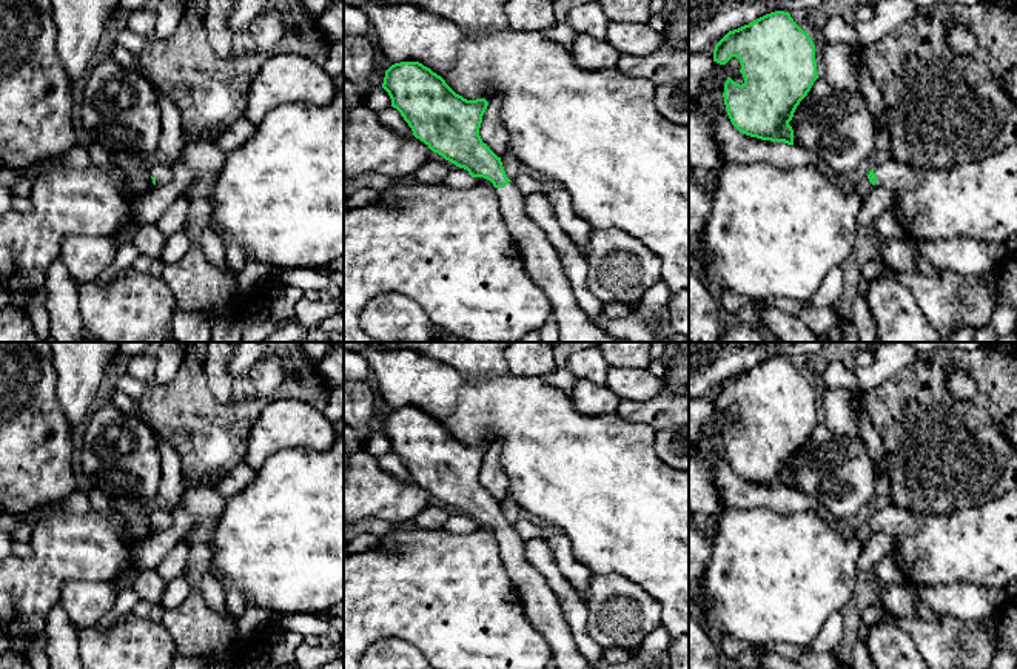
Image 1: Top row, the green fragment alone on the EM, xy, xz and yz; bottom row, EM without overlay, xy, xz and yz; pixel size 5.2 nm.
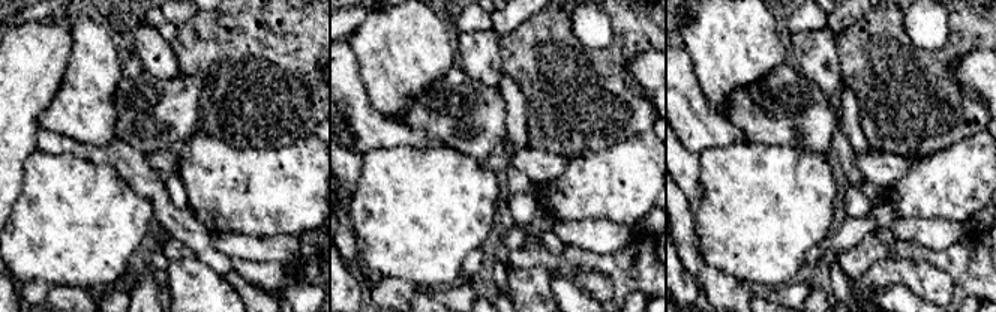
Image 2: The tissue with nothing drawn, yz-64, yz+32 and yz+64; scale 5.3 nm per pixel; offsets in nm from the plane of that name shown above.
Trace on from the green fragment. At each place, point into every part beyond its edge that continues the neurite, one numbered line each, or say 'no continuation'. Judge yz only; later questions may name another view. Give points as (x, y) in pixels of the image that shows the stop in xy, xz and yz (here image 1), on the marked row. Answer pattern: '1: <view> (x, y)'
1: yz (892, 174)

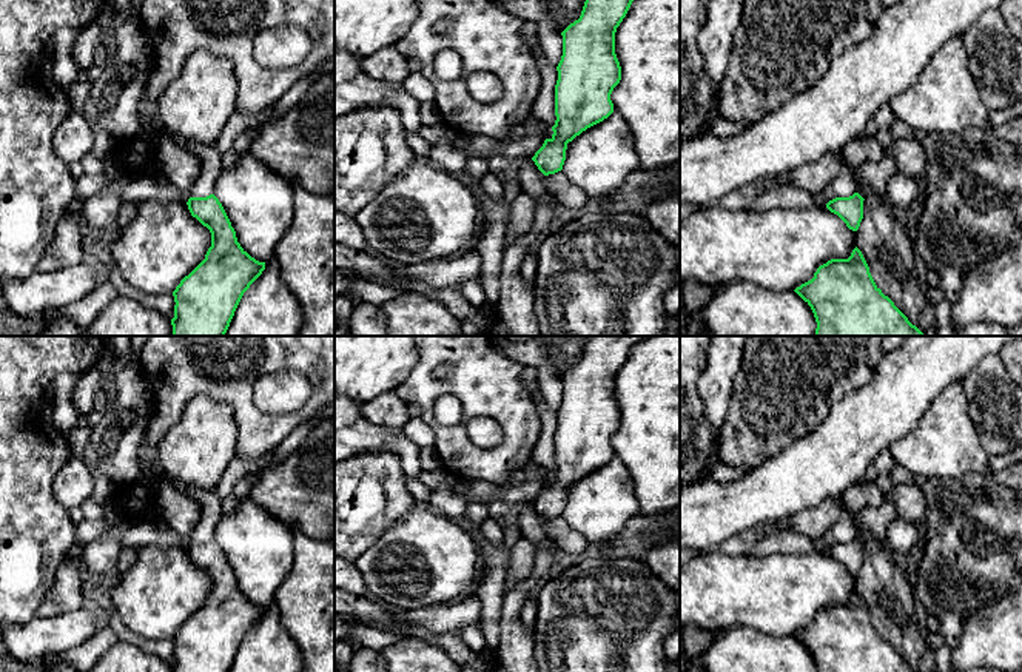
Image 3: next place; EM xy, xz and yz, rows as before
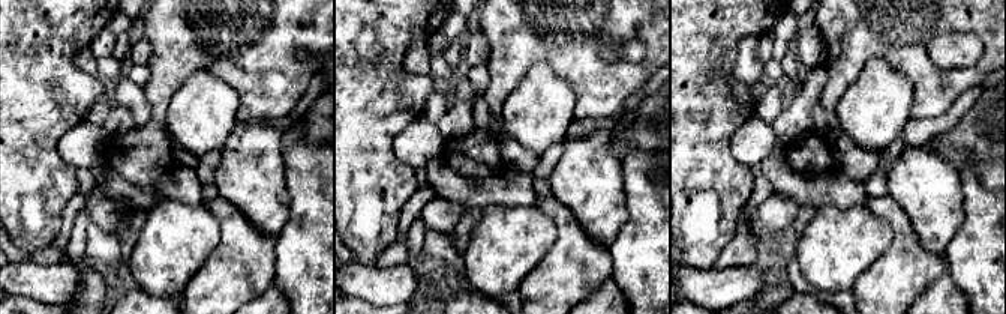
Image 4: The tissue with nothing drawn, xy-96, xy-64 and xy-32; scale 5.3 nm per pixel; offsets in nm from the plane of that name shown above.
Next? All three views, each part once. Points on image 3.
no continuation

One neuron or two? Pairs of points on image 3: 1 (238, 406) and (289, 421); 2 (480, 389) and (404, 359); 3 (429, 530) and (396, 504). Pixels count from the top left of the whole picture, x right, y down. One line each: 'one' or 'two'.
1: one
2: two
3: two

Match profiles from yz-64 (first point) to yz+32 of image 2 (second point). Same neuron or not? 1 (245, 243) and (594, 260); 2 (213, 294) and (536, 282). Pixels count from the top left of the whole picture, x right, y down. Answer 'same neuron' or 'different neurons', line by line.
1: different neurons
2: same neuron

